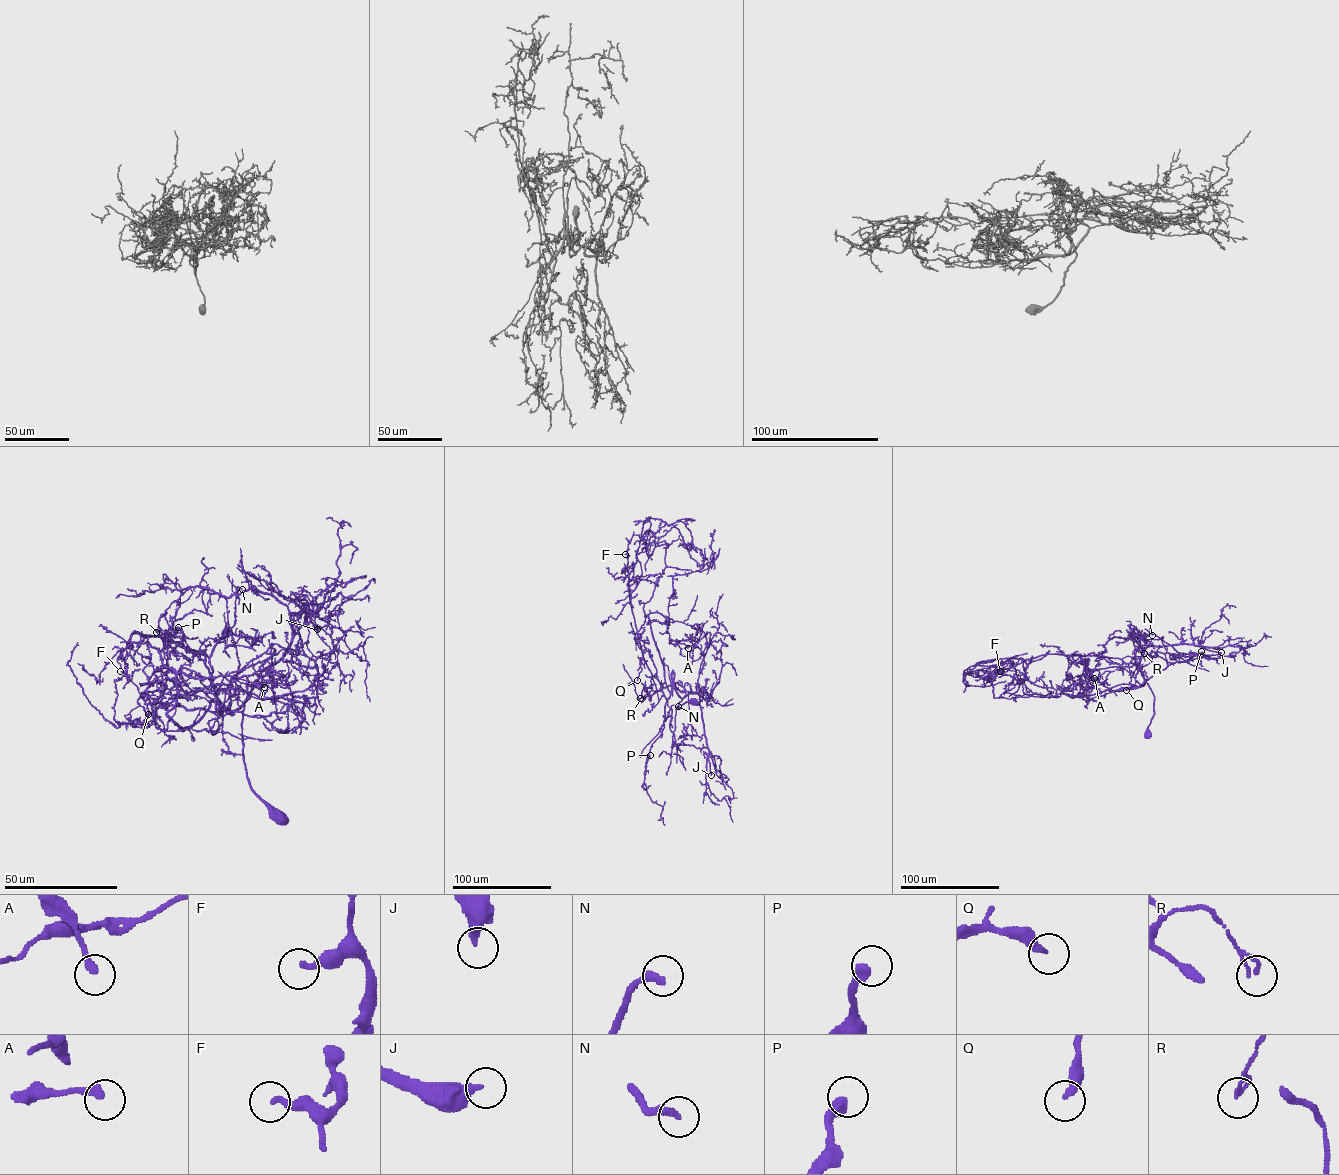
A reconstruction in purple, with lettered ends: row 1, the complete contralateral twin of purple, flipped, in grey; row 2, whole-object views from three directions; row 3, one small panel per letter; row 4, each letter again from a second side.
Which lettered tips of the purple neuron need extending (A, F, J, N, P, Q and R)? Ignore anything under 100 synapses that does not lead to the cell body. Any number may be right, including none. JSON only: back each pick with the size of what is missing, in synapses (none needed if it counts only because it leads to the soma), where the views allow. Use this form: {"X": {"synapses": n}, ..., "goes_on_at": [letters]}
{"J": {"synapses": 200}, "N": {"synapses": 120}, "P": {"synapses": 120}, "goes_on_at": ["J", "N", "P"]}

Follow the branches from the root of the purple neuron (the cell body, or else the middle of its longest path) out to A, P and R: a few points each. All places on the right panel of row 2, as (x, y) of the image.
A: (1147, 735), (1154, 696), (1145, 681), (1088, 695), (1058, 688), (1074, 698), (1087, 671), (1094, 678)
P: (1147, 735), (1154, 713), (1150, 688), (1145, 681), (1119, 689), (1141, 686), (1172, 663), (1206, 655), (1201, 651)
R: (1147, 735), (1154, 696), (1139, 669), (1139, 638), (1131, 635), (1138, 634), (1133, 644), (1144, 653)

